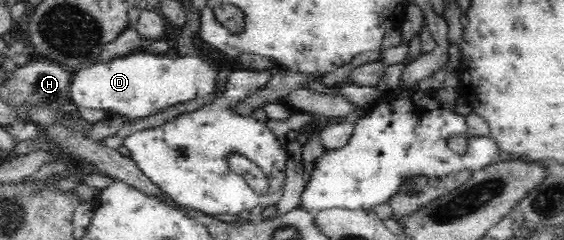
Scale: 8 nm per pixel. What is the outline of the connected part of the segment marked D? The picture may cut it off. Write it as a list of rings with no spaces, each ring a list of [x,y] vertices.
[[[150,50],[140,51],[78,69],[71,82],[69,97],[77,107],[104,109],[107,117],[120,114],[134,121],[180,102],[209,98],[217,89],[216,76],[222,65],[217,58],[168,57]]]

